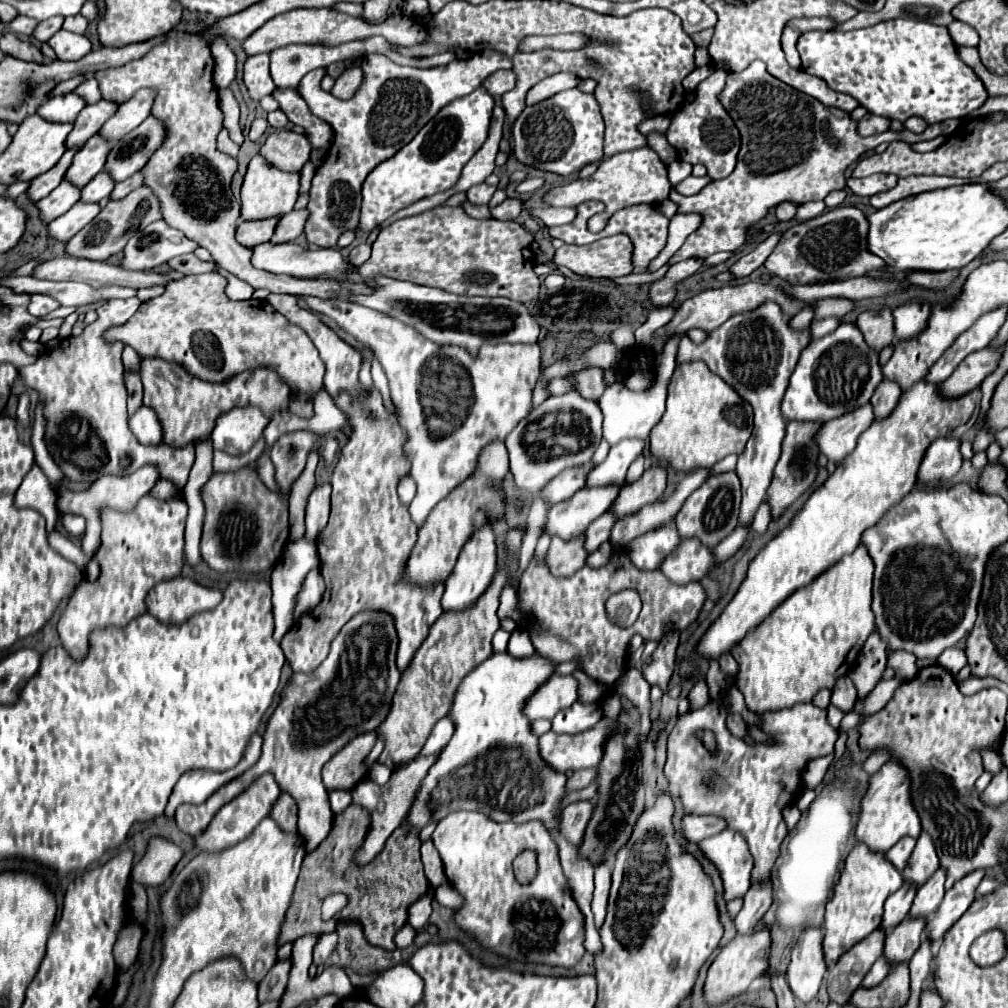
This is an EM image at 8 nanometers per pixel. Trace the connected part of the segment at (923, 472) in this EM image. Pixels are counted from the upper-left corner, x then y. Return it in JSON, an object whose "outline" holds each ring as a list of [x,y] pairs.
{"outline":[[[940,437],[928,447],[928,453],[924,455],[924,461],[918,469],[918,483],[950,481],[960,471],[960,465],[960,441]]]}

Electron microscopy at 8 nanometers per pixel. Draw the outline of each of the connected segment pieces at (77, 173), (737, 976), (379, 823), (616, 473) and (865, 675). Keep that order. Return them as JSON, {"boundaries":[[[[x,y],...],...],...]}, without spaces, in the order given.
{"boundaries":[[[[94,135],[86,141],[86,145],[74,155],[74,161],[70,169],[66,171],[64,179],[72,183],[74,187],[84,187],[92,177],[100,173],[100,169],[106,163],[106,155],[110,151],[110,143],[106,143],[102,137]]],[[[768,931],[736,935],[720,951],[720,955],[714,959],[714,963],[708,969],[708,977],[706,977],[706,983],[704,983],[704,1001],[710,1007],[718,1007],[718,1005],[730,1001],[732,997],[738,997],[740,993],[744,993],[756,977],[766,973],[768,953],[770,953],[770,935],[768,935]]],[[[434,755],[430,757],[422,757],[422,759],[412,759],[410,763],[398,767],[392,771],[392,777],[386,785],[378,787],[376,783],[372,783],[370,779],[362,779],[354,789],[352,789],[352,803],[364,807],[366,811],[370,811],[370,829],[358,849],[358,853],[354,855],[354,861],[358,865],[366,865],[370,863],[370,859],[374,859],[374,855],[378,855],[378,851],[382,851],[384,841],[390,837],[390,833],[400,827],[402,819],[406,817],[406,811],[410,809],[410,803],[414,801],[414,791],[418,791],[418,783],[422,781],[422,775],[426,775],[426,771],[430,769],[430,763],[434,763]]],[[[628,439],[618,443],[610,449],[604,463],[592,467],[586,475],[586,489],[588,487],[606,487],[606,485],[622,485],[626,477],[628,465],[644,451],[644,441]]],[[[872,631],[862,647],[856,669],[850,673],[850,679],[858,689],[858,697],[866,697],[876,687],[886,669],[886,655],[888,655],[886,643],[882,641],[878,631]]]]}

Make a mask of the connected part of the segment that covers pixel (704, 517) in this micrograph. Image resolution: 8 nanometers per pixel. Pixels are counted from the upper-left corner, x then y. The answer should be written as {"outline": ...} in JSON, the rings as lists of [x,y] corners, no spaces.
{"outline":[[[734,471],[728,473],[718,473],[708,477],[680,507],[678,515],[676,515],[676,529],[680,533],[680,537],[696,537],[700,539],[706,547],[714,547],[718,545],[724,537],[728,537],[734,527],[736,527],[736,519],[738,519],[738,507],[740,507],[740,481],[738,475]]]}

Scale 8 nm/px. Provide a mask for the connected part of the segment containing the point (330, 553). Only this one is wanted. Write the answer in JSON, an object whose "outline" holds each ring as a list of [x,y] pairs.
{"outline":[[[360,391],[360,397],[354,399],[354,403],[350,403],[348,395],[340,395],[334,401],[348,413],[354,433],[342,447],[334,467],[330,481],[330,521],[318,535],[320,571],[326,588],[318,606],[296,621],[280,645],[292,671],[312,671],[326,659],[332,639],[358,611],[390,611],[400,637],[396,665],[404,671],[434,621],[442,615],[438,599],[444,591],[444,585],[434,587],[434,591],[418,591],[418,587],[402,583],[402,567],[416,543],[416,525],[410,519],[408,507],[400,503],[396,493],[400,477],[408,475],[406,459],[402,455],[406,433],[398,427],[396,417],[384,409],[378,391],[372,391],[370,395]]]}

